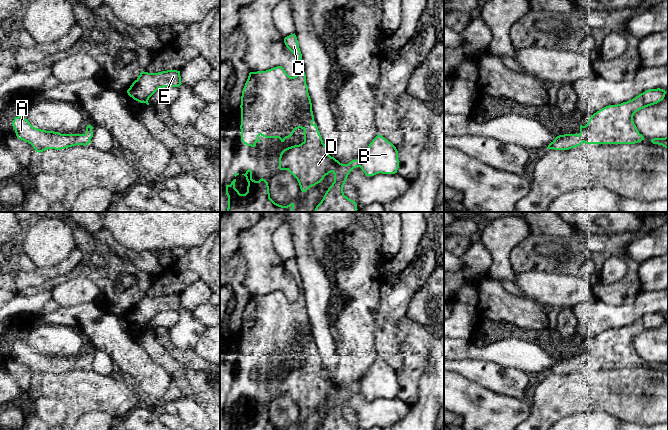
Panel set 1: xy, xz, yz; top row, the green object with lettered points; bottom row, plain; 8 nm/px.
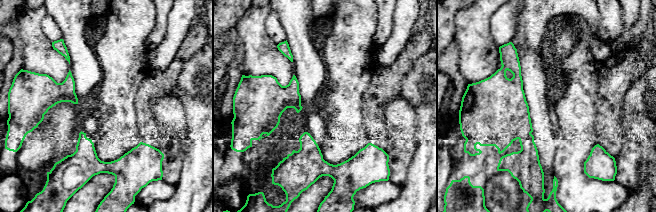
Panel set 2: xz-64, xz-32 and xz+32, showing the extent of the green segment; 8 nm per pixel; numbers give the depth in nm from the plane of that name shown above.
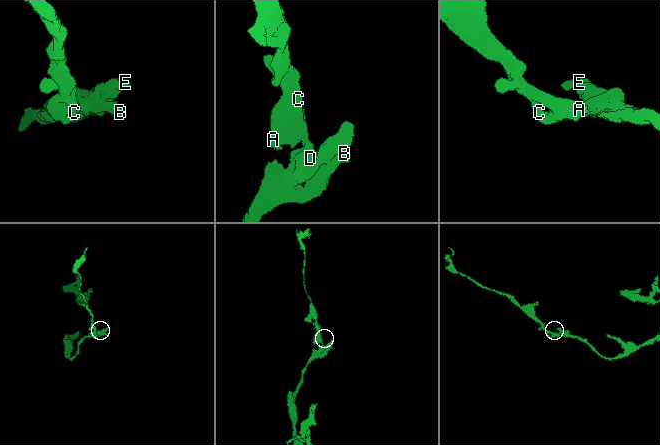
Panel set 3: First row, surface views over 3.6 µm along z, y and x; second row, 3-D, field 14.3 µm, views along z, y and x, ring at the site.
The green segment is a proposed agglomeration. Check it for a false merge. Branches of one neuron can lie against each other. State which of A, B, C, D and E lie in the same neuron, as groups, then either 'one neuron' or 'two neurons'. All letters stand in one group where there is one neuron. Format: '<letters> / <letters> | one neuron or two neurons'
A B C D E | one neuron

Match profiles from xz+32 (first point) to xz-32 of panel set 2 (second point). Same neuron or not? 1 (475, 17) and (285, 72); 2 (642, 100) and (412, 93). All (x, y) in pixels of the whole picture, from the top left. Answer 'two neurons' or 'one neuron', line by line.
1: one neuron
2: one neuron

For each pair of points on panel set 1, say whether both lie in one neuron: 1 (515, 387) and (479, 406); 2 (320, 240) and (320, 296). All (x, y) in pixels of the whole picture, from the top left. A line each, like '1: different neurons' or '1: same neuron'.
1: different neurons
2: different neurons

